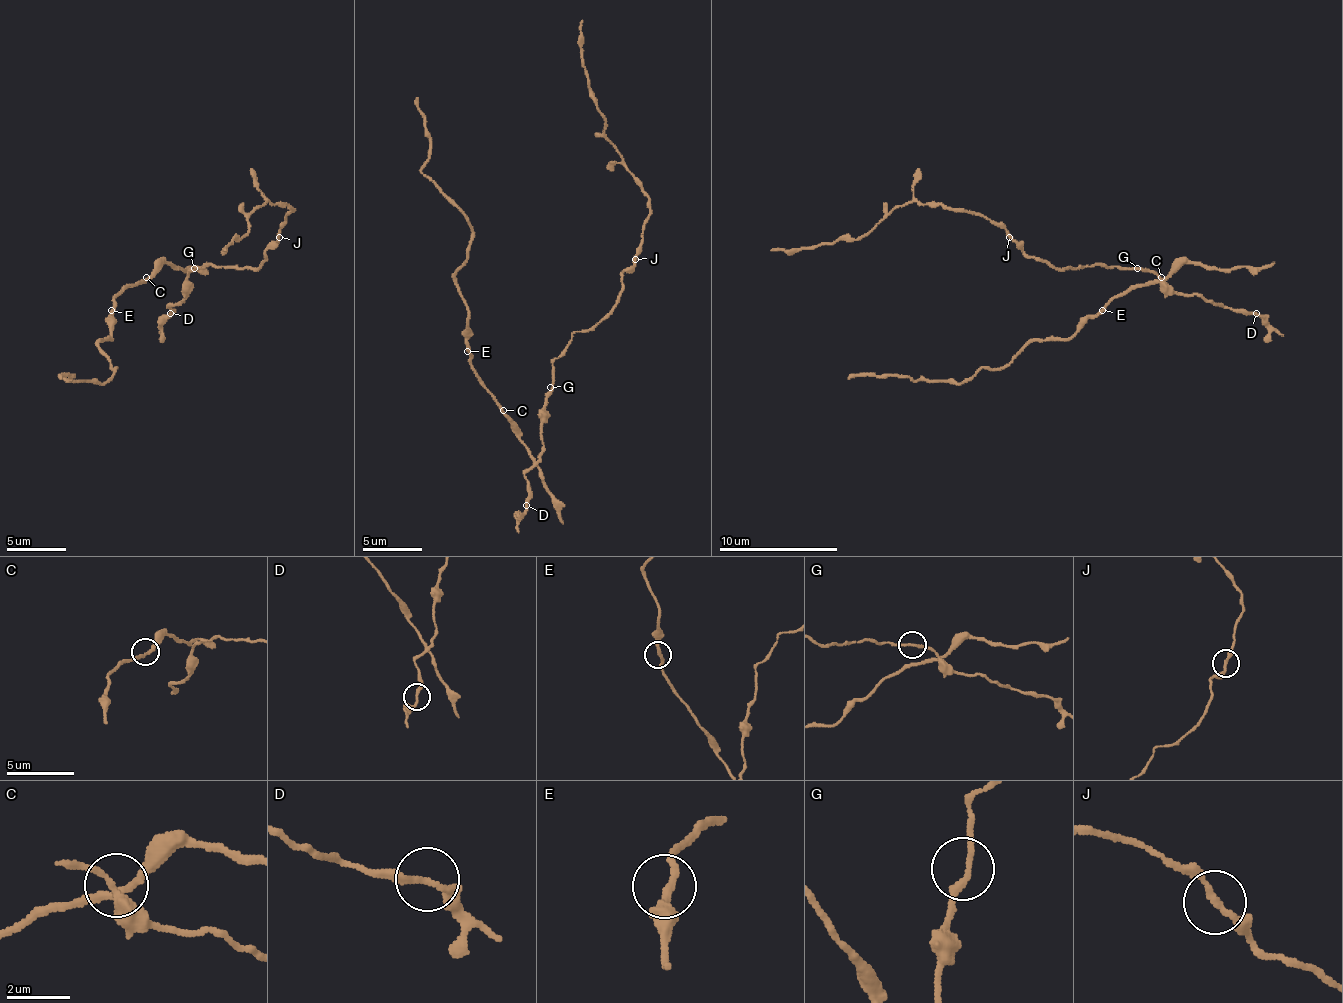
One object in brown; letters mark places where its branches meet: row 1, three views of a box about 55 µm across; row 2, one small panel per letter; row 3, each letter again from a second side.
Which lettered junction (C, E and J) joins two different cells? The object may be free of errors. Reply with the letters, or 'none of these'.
none of these

